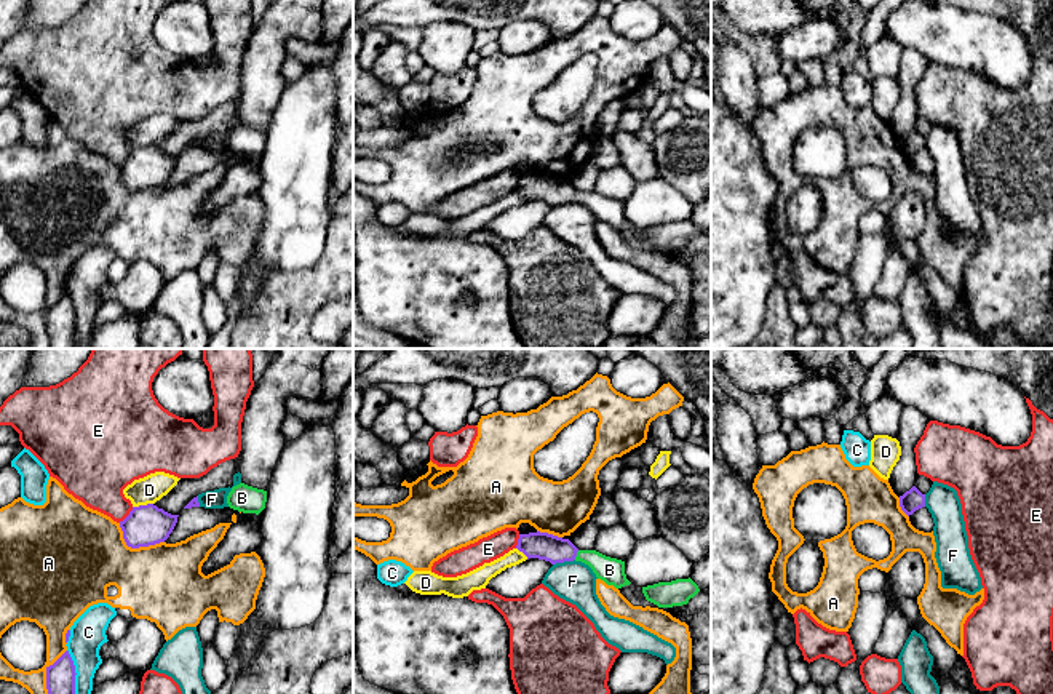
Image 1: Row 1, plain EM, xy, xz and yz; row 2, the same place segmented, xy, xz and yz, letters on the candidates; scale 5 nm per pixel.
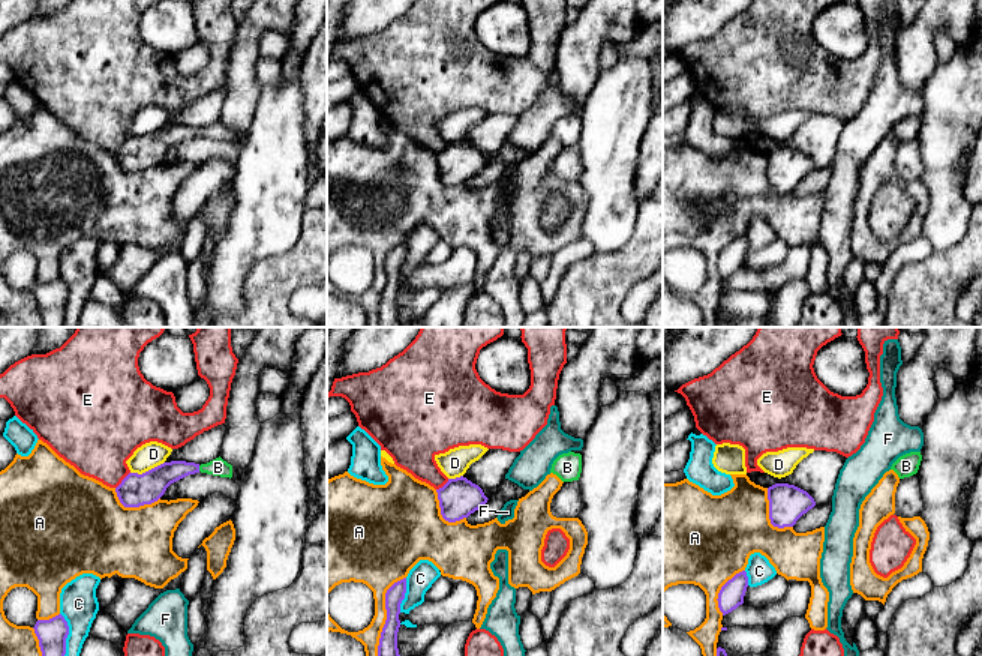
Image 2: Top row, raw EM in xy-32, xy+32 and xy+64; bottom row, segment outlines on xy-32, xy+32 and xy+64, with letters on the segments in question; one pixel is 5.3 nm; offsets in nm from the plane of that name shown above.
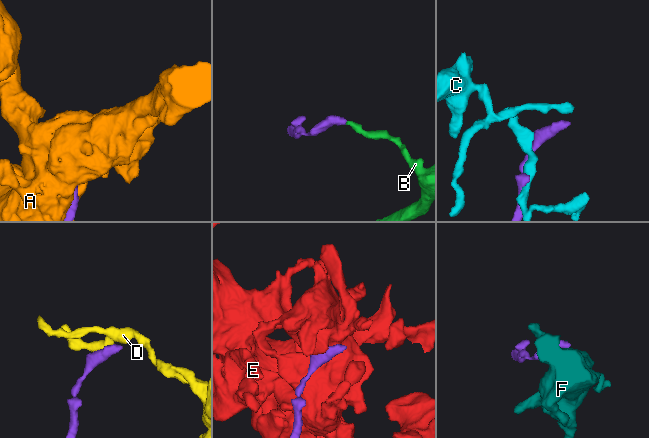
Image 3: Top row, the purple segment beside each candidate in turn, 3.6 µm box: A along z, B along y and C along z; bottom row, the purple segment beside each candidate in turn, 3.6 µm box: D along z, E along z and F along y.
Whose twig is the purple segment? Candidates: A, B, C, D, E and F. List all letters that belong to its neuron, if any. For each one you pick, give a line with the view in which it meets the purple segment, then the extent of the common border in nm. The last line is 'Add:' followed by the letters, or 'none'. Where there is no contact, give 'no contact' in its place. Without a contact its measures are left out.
B: xz | 50 nm
Add: B

